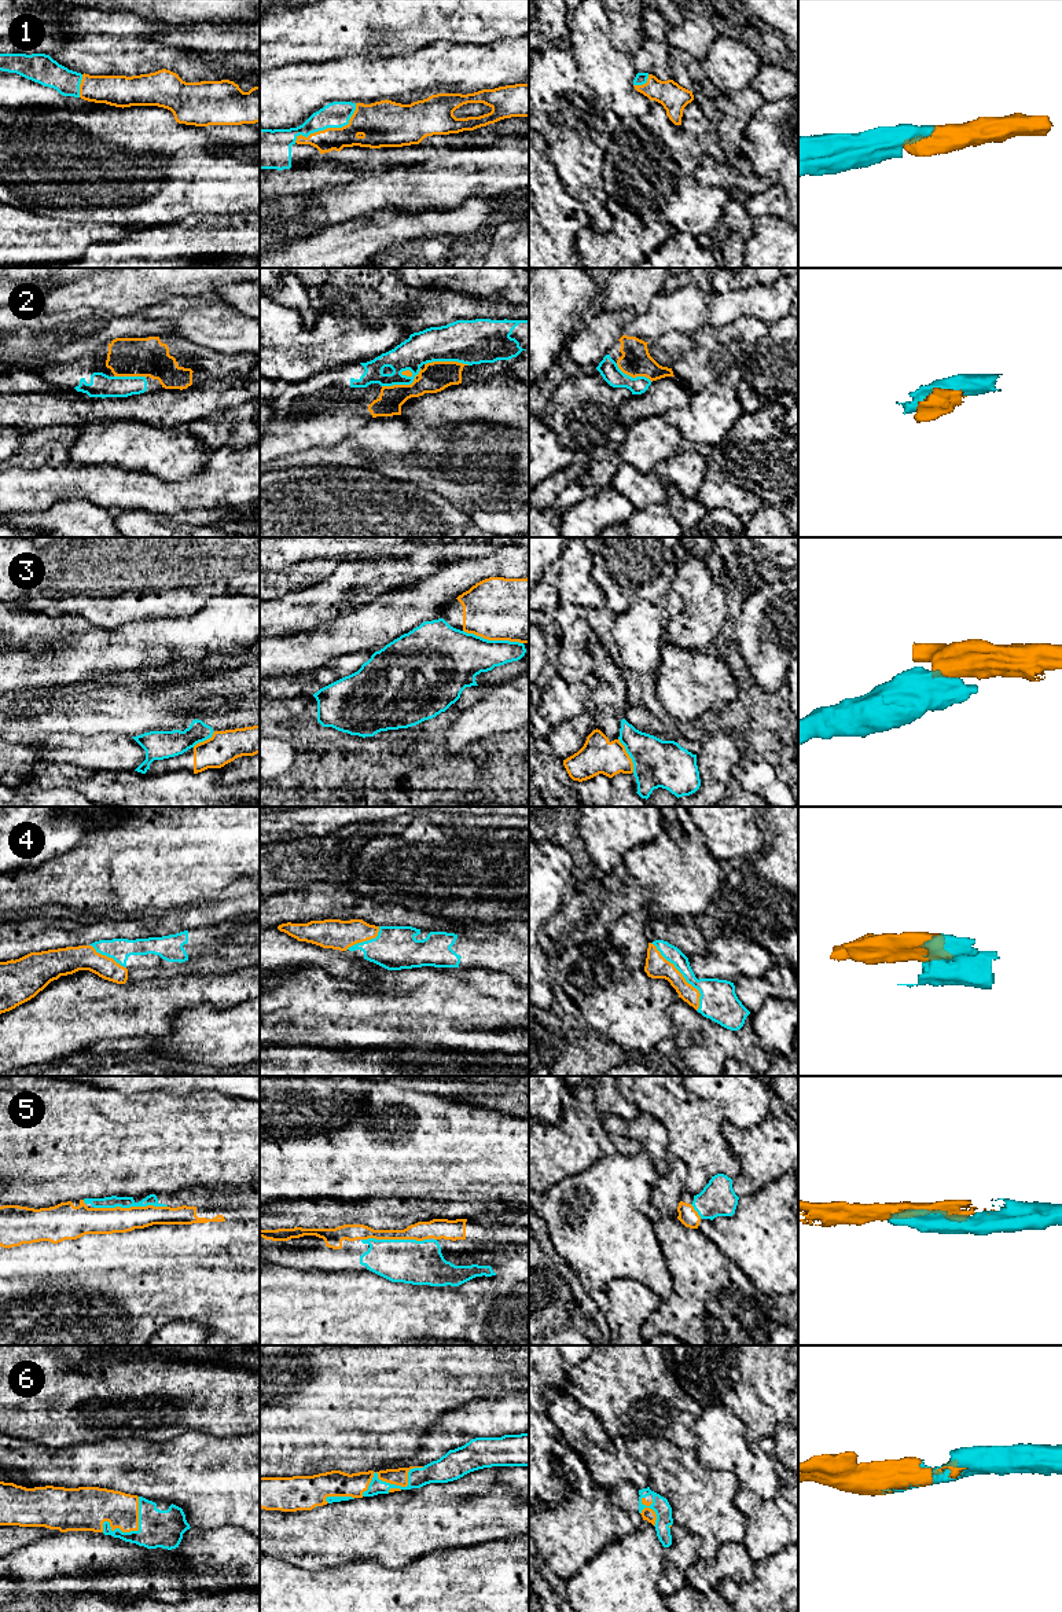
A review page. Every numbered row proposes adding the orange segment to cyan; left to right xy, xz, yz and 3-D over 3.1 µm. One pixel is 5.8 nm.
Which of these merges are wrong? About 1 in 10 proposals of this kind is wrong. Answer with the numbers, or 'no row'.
3

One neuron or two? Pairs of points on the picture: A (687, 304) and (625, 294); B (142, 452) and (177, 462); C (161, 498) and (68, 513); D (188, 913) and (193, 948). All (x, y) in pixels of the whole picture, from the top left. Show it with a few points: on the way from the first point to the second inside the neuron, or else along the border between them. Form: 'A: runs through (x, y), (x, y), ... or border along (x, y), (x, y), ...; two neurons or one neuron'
A: border along (661, 292), (645, 312), (635, 315); two neurons
B: runs through (150, 452), (169, 454); one neuron
C: border along (69, 499), (85, 499), (113, 511); two neurons
D: border along (216, 922), (208, 926), (158, 936); two neurons

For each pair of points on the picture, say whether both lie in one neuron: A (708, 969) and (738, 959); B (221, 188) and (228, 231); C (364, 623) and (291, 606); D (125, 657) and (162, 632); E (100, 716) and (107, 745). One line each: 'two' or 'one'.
A: one
B: two
C: two
D: one
E: two

